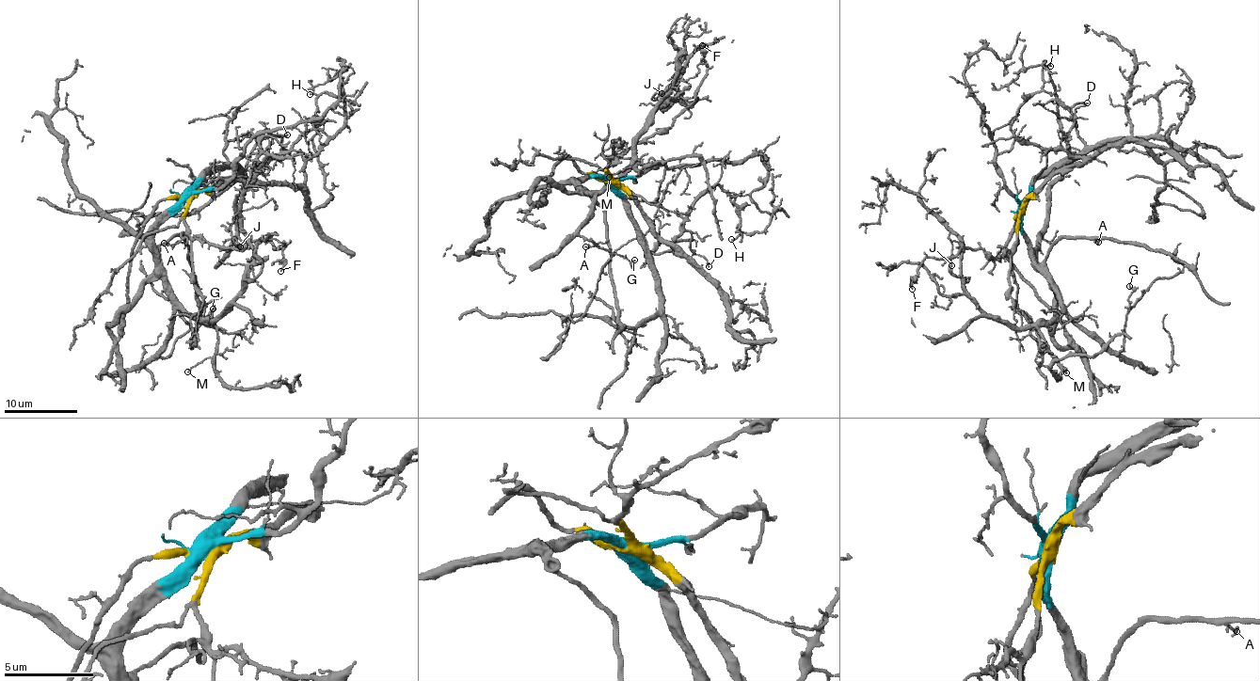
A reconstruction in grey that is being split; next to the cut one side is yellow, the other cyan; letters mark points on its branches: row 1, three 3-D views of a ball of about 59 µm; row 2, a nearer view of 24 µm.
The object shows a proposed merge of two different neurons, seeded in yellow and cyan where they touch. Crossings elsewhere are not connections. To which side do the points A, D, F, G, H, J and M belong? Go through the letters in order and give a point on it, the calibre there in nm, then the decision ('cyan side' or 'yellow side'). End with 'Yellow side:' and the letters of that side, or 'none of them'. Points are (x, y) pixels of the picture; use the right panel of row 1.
A: at (1098, 242); 130 nm thick; cyan side
D: at (1087, 102); 130 nm thick; yellow side
F: at (912, 289); 90 nm thick; yellow side
G: at (1129, 286); 220 nm thick; cyan side
H: at (1050, 66); 90 nm thick; yellow side
J: at (951, 265); 100 nm thick; cyan side
M: at (1066, 372); 90 nm thick; cyan side
Yellow side: D, F, H

